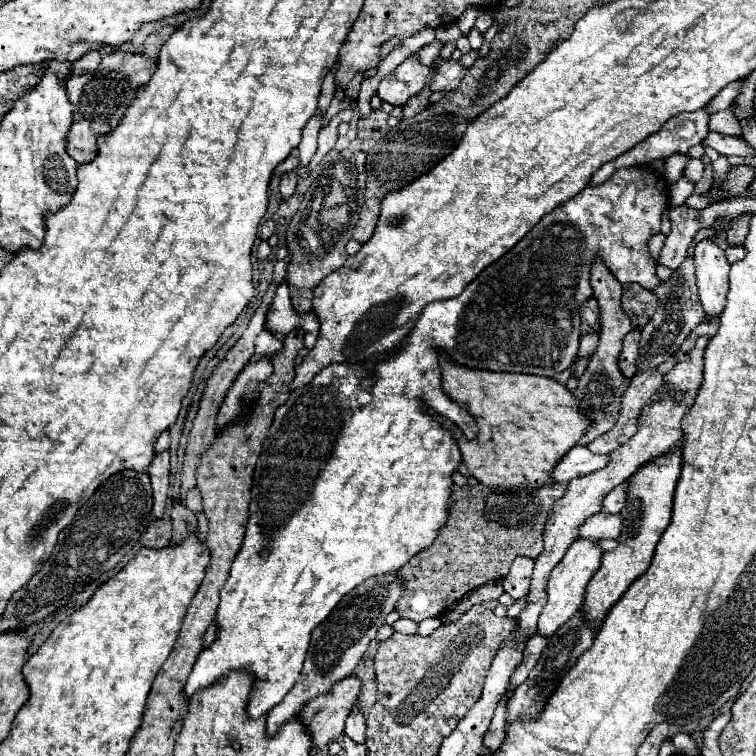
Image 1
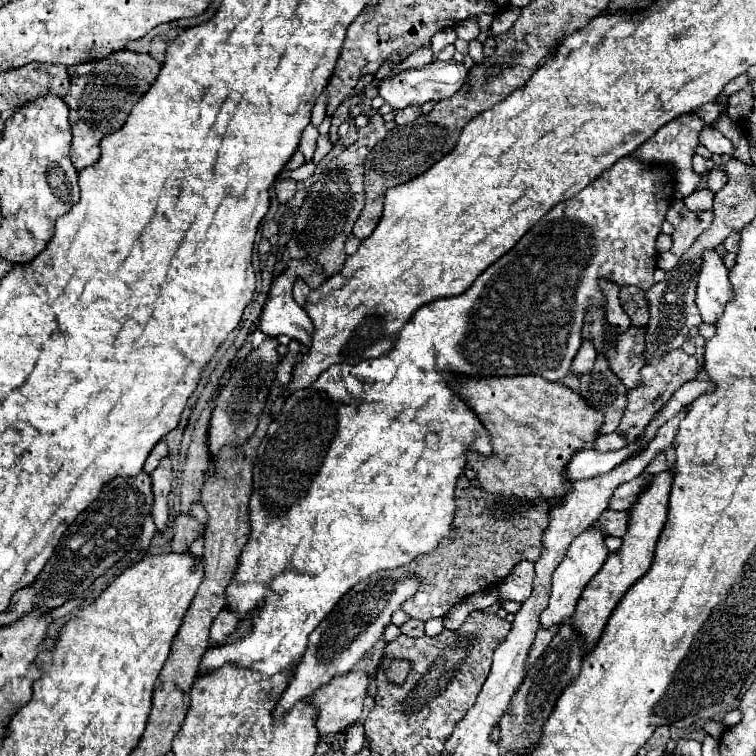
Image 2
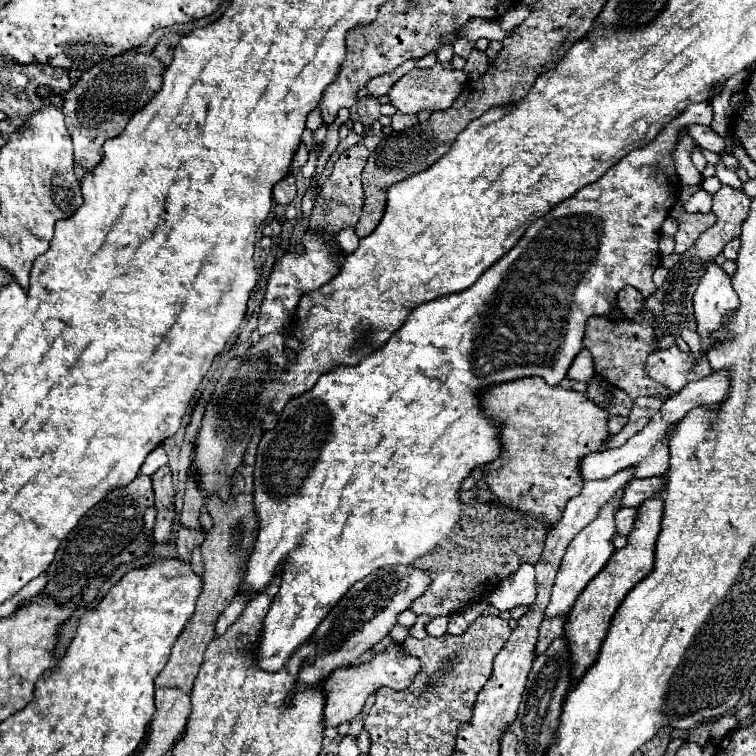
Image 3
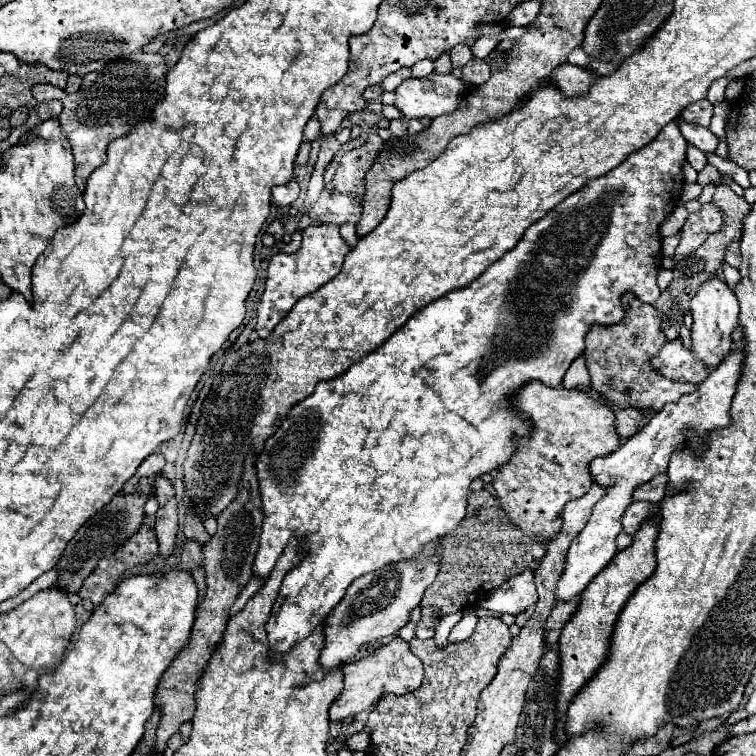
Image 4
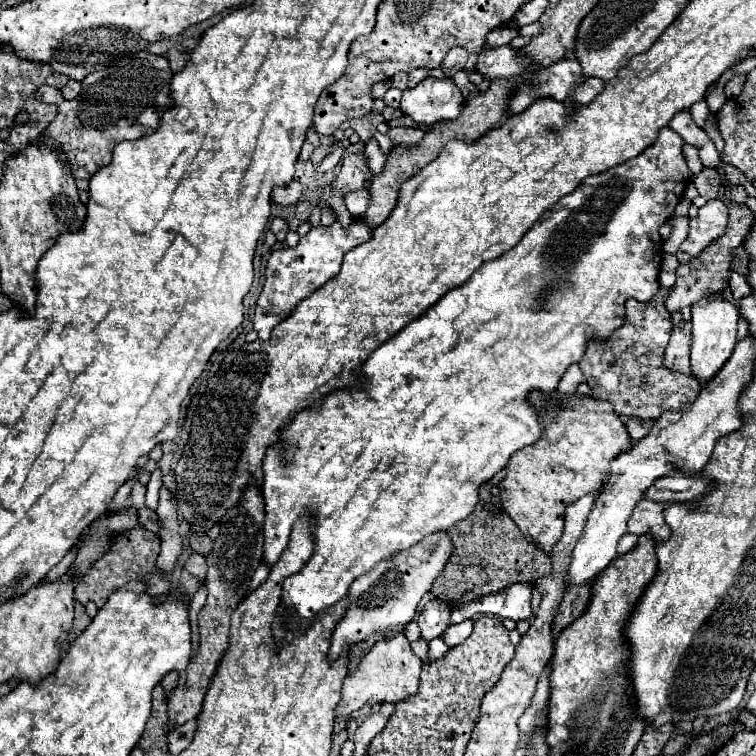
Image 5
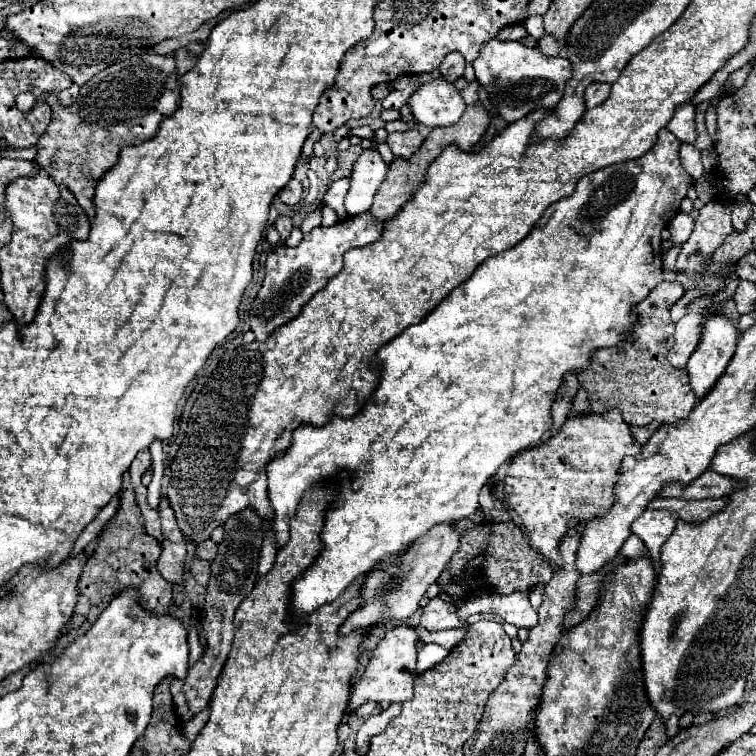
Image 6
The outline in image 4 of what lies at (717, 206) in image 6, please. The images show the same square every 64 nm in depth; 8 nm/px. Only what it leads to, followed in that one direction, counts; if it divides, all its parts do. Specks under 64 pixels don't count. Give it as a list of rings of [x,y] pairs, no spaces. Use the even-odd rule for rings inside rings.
[[[706,204],[700,212],[690,214],[680,230],[680,244],[676,248],[673,260],[677,263],[690,252],[694,252],[710,232],[718,232],[722,226],[722,212],[714,204]]]

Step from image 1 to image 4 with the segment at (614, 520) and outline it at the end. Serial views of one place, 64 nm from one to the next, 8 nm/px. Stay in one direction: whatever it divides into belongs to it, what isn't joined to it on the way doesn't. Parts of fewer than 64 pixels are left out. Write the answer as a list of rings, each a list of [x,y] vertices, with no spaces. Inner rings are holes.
[[[632,502],[624,516],[622,516],[622,530],[630,536],[636,534],[636,530],[640,528],[640,524],[652,516],[656,516],[660,512],[658,504],[642,504],[642,502]]]

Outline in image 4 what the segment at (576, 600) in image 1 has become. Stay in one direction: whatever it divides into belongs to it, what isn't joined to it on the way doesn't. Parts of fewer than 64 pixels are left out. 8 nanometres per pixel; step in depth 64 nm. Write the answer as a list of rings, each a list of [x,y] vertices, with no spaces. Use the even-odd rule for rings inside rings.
[[[740,352],[730,354],[718,368],[710,372],[710,376],[698,384],[696,392],[684,394],[678,402],[666,404],[660,412],[652,416],[652,420],[640,428],[634,436],[630,436],[624,444],[620,444],[618,450],[598,456],[590,462],[590,474],[592,478],[608,488],[608,494],[598,502],[598,510],[592,512],[590,522],[584,526],[584,530],[574,538],[570,544],[570,550],[566,554],[566,564],[564,572],[556,584],[556,604],[564,604],[578,596],[588,582],[614,558],[618,552],[616,548],[616,536],[622,532],[620,526],[620,516],[630,504],[630,496],[634,488],[646,480],[652,480],[658,474],[664,474],[668,470],[668,460],[676,448],[684,446],[684,436],[682,430],[692,426],[700,436],[708,436],[714,428],[730,424],[728,418],[728,408],[732,402],[732,396],[736,392],[736,382],[740,378]]]

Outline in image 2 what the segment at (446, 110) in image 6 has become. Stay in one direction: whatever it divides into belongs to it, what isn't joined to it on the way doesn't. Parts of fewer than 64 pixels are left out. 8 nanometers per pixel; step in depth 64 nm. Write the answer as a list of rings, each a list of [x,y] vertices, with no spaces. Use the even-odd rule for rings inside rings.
[[[454,59],[450,61],[436,60],[422,68],[408,69],[396,76],[388,76],[388,78],[380,80],[378,92],[394,110],[400,110],[400,108],[406,108],[408,104],[424,104],[428,100],[438,102],[442,98],[450,98],[454,92],[460,90],[466,74],[468,74],[468,70],[464,68],[464,64],[457,63]]]

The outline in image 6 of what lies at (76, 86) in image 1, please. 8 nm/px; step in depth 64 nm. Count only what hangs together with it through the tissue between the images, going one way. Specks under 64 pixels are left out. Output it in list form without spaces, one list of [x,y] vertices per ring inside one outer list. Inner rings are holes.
[[[144,52],[124,62],[112,64],[100,74],[92,76],[80,88],[78,100],[72,106],[62,106],[58,94],[54,92],[48,92],[48,96],[44,96],[46,104],[52,106],[52,120],[36,144],[36,162],[42,164],[46,170],[50,170],[50,174],[58,184],[68,186],[76,194],[78,204],[86,210],[88,218],[94,216],[94,206],[92,206],[94,182],[104,172],[108,172],[108,168],[116,164],[120,148],[150,140],[158,132],[162,118],[170,116],[178,108],[178,76],[174,70],[176,64],[172,56],[158,56],[154,52]]]

